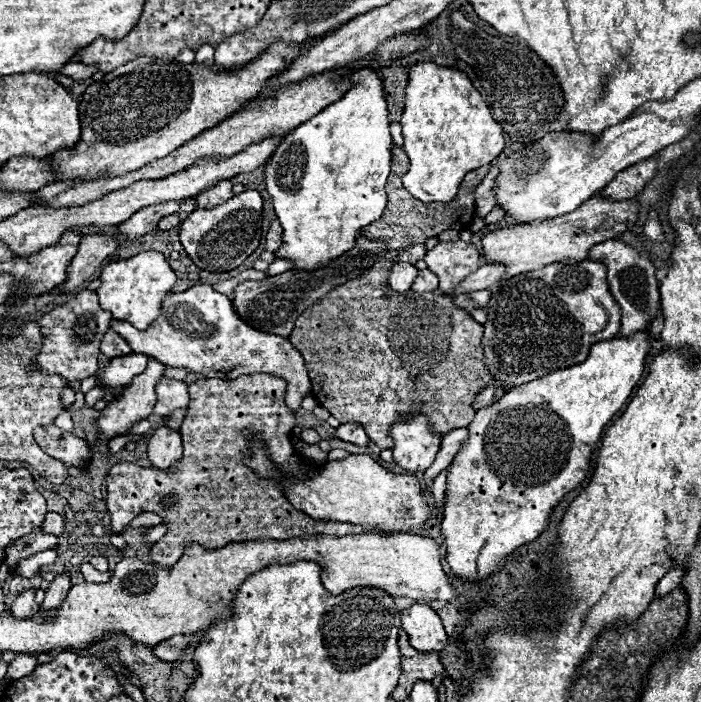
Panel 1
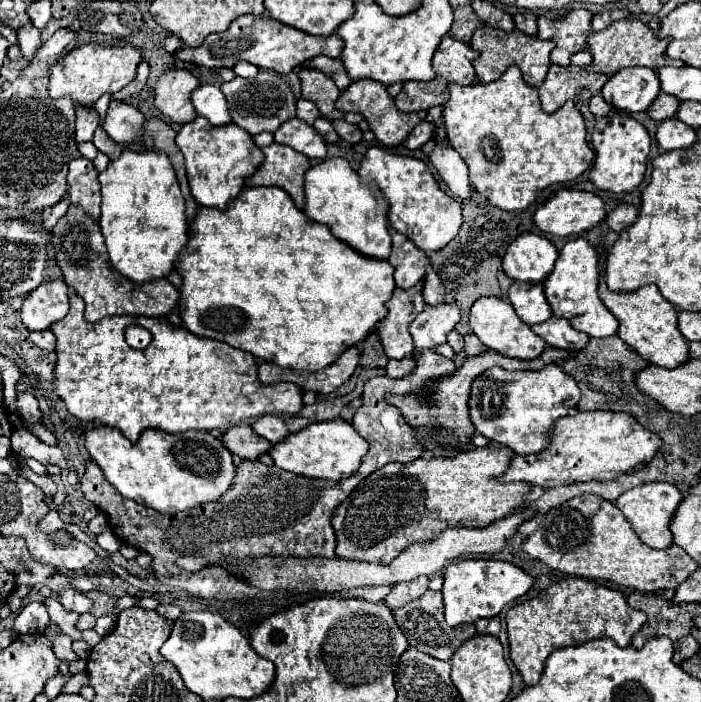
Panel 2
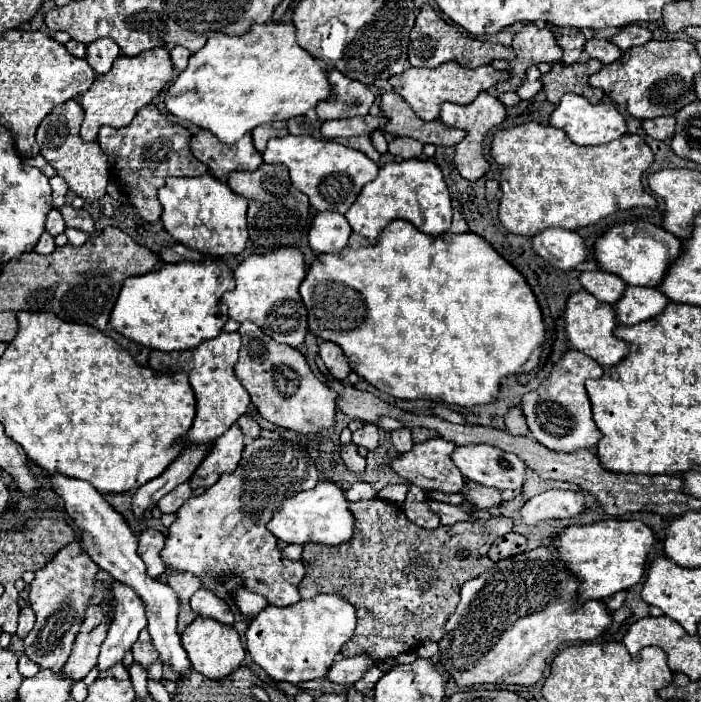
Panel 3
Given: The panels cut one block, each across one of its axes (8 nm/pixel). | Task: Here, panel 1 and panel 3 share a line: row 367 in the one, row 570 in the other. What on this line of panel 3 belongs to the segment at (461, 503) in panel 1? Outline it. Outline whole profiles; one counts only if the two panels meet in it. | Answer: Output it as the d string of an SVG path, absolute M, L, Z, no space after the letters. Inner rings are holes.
M604 520L590 526L568 526L564 532L554 536L552 546L560 552L570 572L574 572L582 586L580 598L602 600L620 590L636 586L644 576L644 564L648 552L654 548L654 530L640 520Z

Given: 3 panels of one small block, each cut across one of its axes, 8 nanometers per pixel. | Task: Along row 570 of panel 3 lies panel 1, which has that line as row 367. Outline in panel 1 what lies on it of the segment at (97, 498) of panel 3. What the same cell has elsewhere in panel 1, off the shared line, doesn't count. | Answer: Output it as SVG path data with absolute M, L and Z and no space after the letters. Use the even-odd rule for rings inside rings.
M132 354L110 360L110 364L98 376L98 382L104 384L104 388L108 388L108 394L120 394L122 388L126 388L128 382L132 380L132 376L144 372L148 360L150 358L144 354Z

